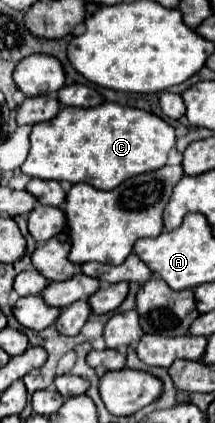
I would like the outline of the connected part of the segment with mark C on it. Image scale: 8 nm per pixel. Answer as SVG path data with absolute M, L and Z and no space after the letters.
M114 102L88 110L66 106L56 118L32 128L30 152L20 170L30 178L86 182L98 190L114 190L132 176L162 168L174 144L174 128L150 112Z

